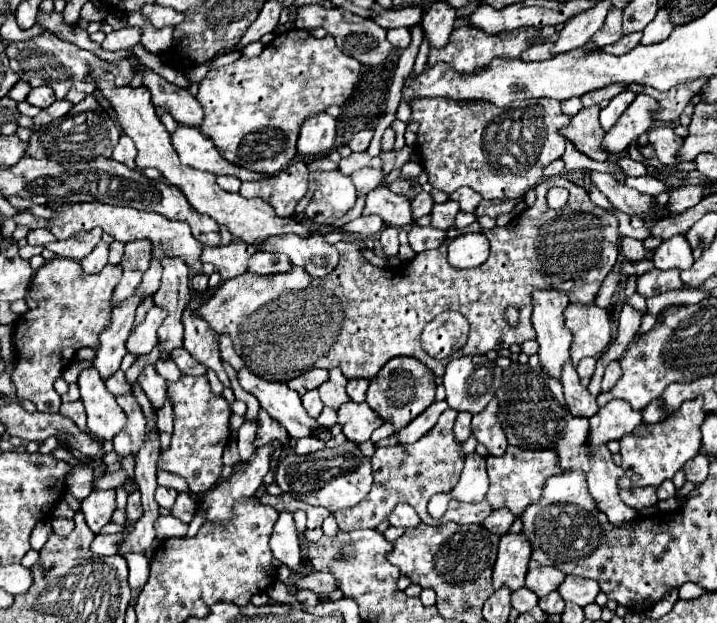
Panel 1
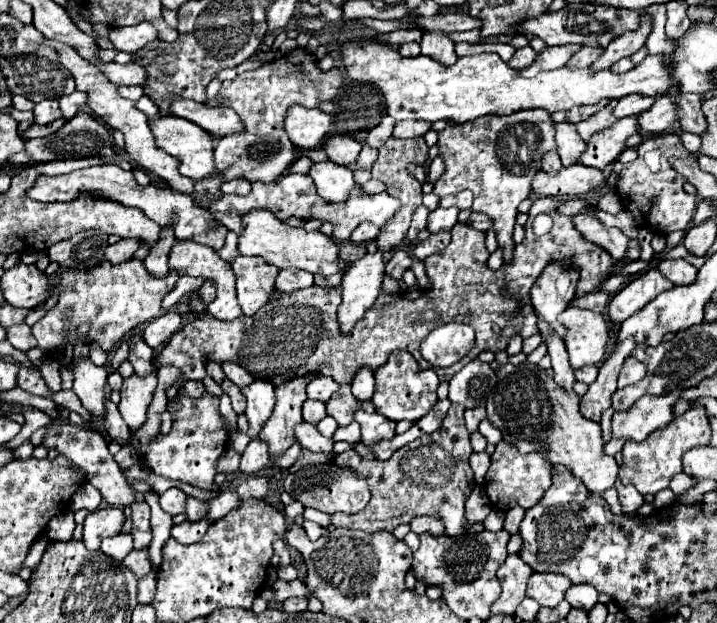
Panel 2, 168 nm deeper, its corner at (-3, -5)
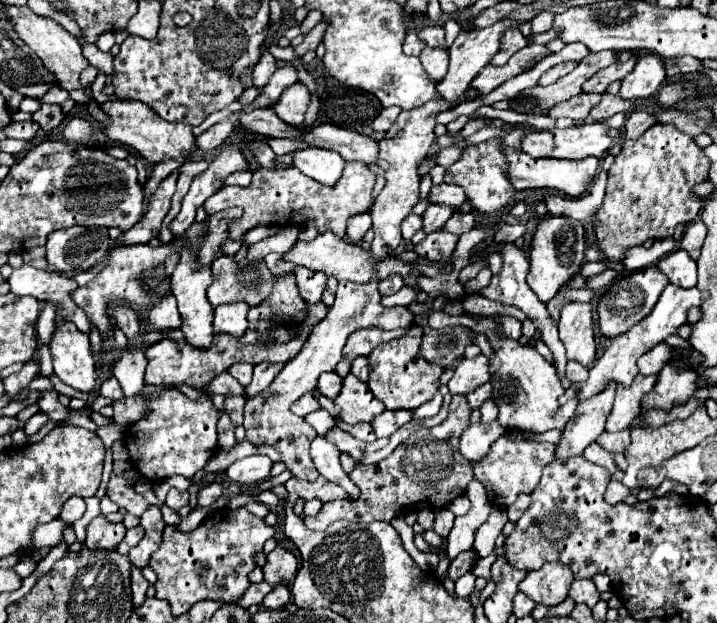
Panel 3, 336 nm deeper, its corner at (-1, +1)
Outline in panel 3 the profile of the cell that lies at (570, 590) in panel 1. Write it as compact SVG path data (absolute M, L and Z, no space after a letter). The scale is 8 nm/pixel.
M578 579L572 583L568 597L574 599L574 603L584 603L588 607L594 607L600 601L600 593L592 579Z

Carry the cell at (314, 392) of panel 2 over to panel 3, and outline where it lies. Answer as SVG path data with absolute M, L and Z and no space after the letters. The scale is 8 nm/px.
M322 373L318 379L318 391L328 399L334 399L342 389L342 377L338 373Z

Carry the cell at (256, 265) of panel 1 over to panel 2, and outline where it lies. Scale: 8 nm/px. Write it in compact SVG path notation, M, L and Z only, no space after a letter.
M280 269L276 275L276 289L284 293L292 293L310 285L314 285L314 275L302 269Z

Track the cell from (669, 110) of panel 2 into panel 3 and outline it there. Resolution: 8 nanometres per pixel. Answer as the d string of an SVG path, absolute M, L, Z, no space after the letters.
M636 111L632 113L626 123L624 123L624 139L638 139L646 133L648 127L652 127L656 121L650 113L644 113L644 111Z

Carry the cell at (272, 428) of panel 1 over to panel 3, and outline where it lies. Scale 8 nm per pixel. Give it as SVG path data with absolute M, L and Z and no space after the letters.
M254 455L232 463L226 469L226 475L236 485L258 485L270 477L272 461L264 455Z

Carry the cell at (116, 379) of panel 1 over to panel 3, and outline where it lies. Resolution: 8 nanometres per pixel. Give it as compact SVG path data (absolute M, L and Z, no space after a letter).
M108 377L108 379L106 379L102 385L100 385L98 393L100 393L102 397L112 399L112 401L118 401L118 399L122 399L122 397L124 397L124 393L122 393L120 383L116 381L116 377Z

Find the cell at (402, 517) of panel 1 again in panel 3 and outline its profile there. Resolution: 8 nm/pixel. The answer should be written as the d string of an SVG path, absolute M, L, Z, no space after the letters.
M444 509L444 511L436 517L436 521L434 521L434 529L436 529L438 535L446 537L446 535L450 533L450 529L452 529L452 523L454 523L454 513L448 511L448 509Z

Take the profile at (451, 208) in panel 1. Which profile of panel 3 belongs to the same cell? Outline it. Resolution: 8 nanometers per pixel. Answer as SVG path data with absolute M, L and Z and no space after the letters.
M428 205L428 209L424 211L422 215L422 231L424 233L434 233L434 231L440 231L444 227L444 223L452 217L452 209L450 207L444 207L444 205Z

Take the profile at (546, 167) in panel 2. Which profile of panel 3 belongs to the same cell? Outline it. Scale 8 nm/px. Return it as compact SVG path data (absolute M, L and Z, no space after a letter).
M534 131L524 135L522 151L532 157L546 157L552 151L552 133L548 131Z

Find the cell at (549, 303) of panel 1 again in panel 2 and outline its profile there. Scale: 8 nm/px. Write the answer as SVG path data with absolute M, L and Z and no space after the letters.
M552 263L542 271L542 277L530 291L538 319L546 321L560 339L566 337L566 327L562 327L562 323L558 323L556 317L566 307L570 307L576 291L576 281L578 271L574 267Z

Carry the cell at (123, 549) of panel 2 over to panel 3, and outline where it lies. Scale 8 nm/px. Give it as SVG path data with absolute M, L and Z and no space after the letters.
M138 525L138 527L132 527L132 529L128 529L126 531L126 537L124 537L124 541L118 545L118 551L120 553L128 553L132 547L136 547L138 543L140 543L140 539L144 537L144 529Z

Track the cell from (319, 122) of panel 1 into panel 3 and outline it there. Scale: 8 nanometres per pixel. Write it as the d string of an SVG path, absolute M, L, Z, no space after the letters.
M298 81L284 89L284 93L274 105L274 111L288 125L300 127L304 123L304 113L308 109L308 103L310 103L310 91Z

